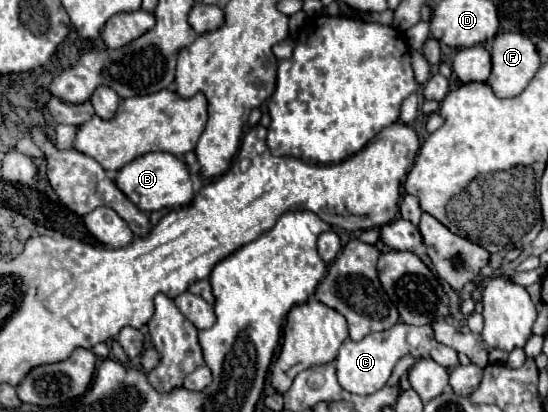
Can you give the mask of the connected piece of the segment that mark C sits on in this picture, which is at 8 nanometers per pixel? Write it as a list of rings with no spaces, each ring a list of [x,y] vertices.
[[[396,323],[396,325],[392,325],[392,329],[366,335],[362,341],[346,339],[340,347],[338,357],[336,357],[338,381],[350,393],[370,395],[370,393],[374,393],[374,391],[378,391],[386,385],[386,381],[392,375],[396,363],[404,355],[412,355],[414,359],[430,357],[444,367],[456,367],[458,365],[458,353],[452,347],[438,343],[434,339],[434,331],[432,331],[430,325],[414,327],[414,325],[406,325],[406,323]]]

